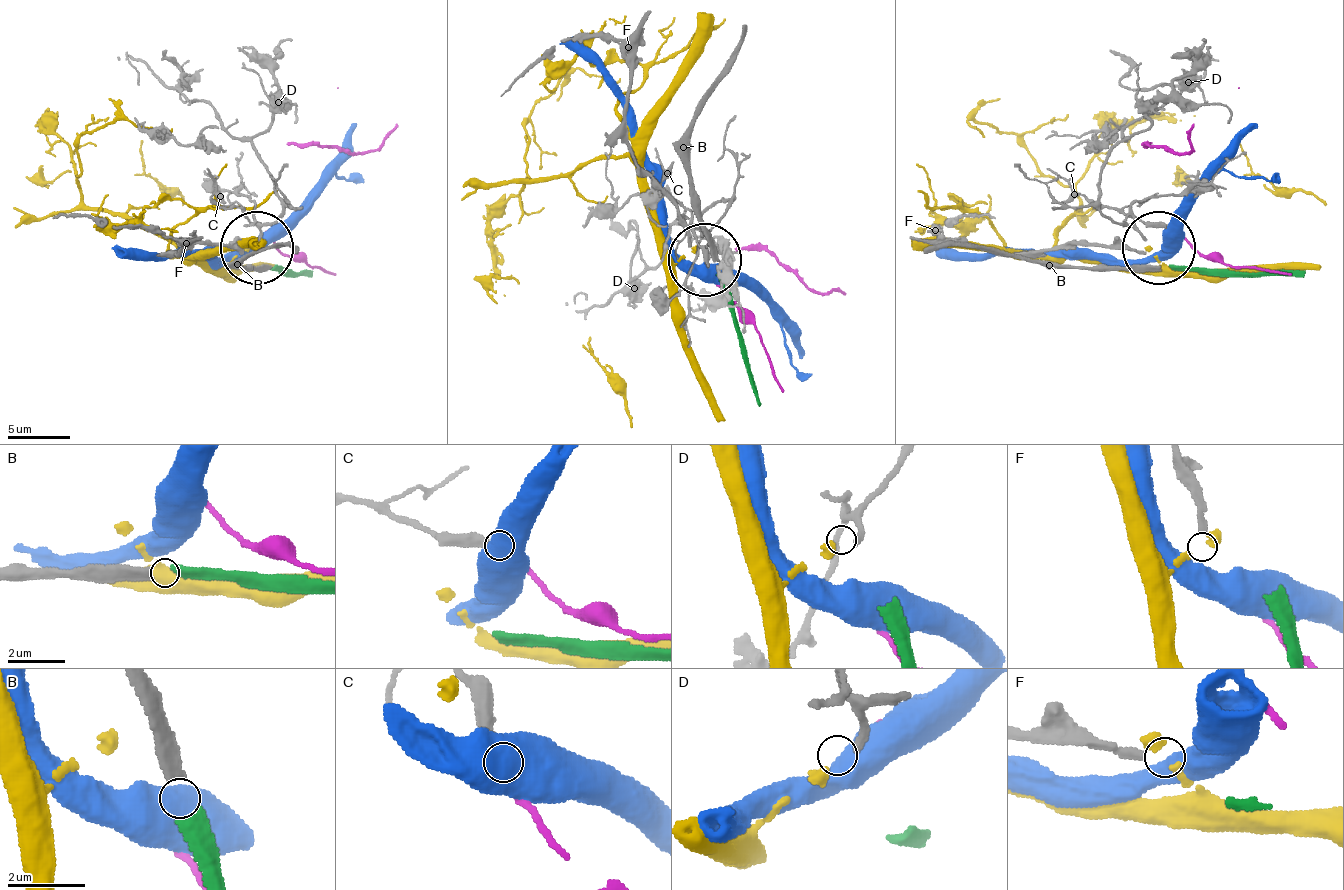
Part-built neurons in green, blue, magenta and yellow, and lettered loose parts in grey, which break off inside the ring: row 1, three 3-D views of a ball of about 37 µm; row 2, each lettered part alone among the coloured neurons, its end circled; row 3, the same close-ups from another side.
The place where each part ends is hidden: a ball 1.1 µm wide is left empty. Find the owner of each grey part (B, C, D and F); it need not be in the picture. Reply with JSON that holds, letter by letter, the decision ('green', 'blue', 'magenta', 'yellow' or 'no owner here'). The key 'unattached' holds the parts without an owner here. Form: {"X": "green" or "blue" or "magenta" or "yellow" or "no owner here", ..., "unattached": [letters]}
{"B": "green", "C": "magenta", "D": "yellow", "F": "no owner here", "unattached": ["F"]}

